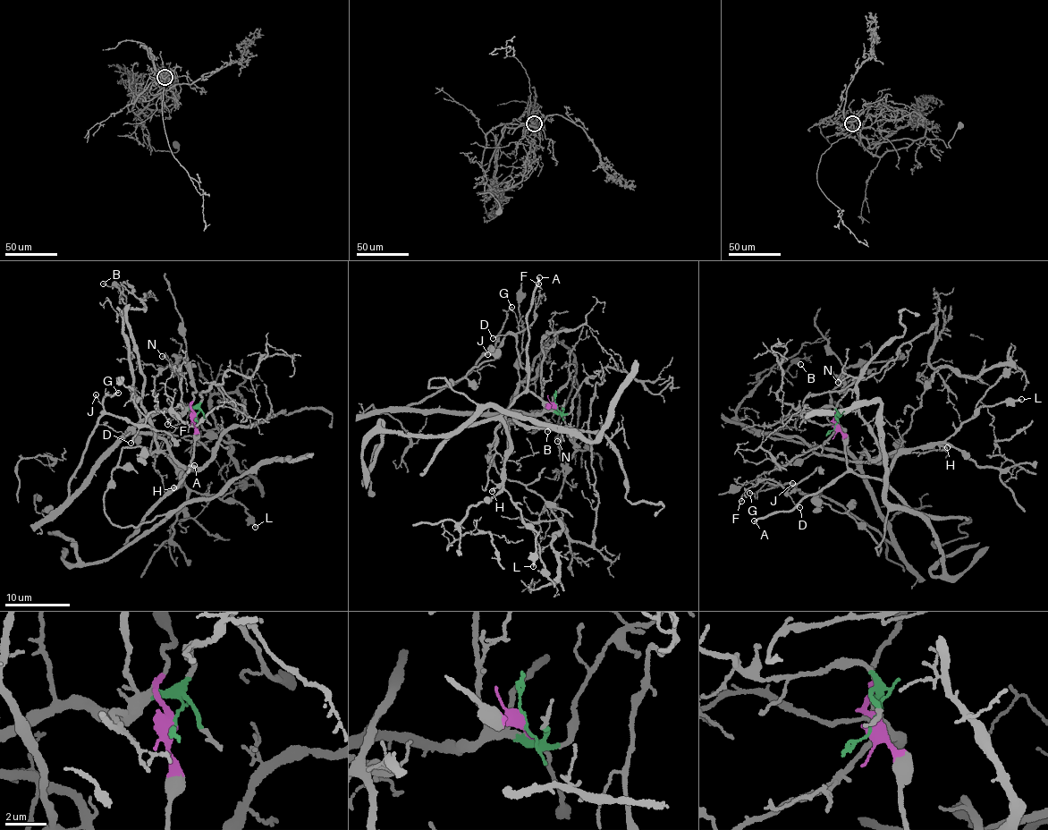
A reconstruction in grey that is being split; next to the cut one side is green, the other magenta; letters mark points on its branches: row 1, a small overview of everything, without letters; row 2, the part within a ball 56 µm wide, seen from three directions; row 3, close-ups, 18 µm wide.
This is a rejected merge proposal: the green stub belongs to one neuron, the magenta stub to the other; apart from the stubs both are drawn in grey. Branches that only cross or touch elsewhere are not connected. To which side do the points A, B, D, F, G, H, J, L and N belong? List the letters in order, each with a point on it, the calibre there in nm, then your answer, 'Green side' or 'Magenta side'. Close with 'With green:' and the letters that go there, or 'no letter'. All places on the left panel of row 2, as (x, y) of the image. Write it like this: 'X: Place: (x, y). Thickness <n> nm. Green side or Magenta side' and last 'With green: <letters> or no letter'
A: Place: (194, 465). Thickness 240 nm. Magenta side
B: Place: (103, 283). Thickness 120 nm. Green side
D: Place: (130, 443). Thickness 140 nm. Green side
F: Place: (167, 424). Thickness 110 nm. Green side
G: Place: (118, 393). Thickness 100 nm. Green side
H: Place: (173, 487). Thickness 190 nm. Magenta side
J: Place: (96, 394). Thickness 120 nm. Green side
L: Place: (255, 527). Thickness 200 nm. Magenta side
N: Place: (162, 356). Thickness 140 nm. Green side
With green: B, D, F, G, J, N

